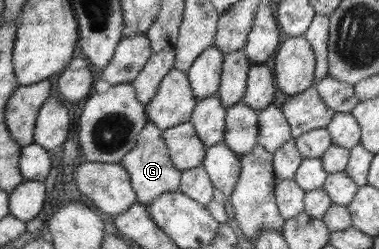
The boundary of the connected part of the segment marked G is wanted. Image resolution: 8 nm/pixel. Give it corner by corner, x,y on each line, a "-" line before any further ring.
151,120
139,134
138,144
123,157
121,164
130,173
138,201
143,204
149,205
163,193
179,190
182,184
182,171
175,167
174,161
171,159
164,131

